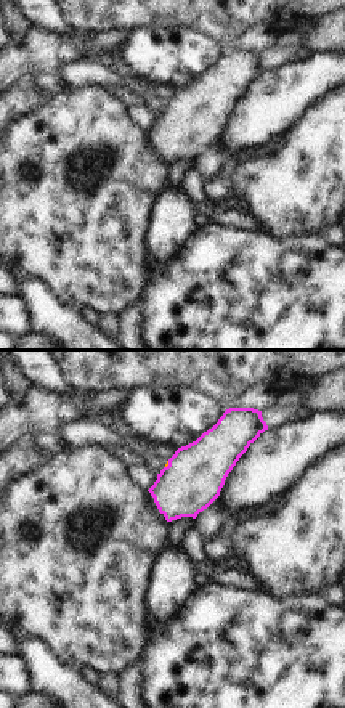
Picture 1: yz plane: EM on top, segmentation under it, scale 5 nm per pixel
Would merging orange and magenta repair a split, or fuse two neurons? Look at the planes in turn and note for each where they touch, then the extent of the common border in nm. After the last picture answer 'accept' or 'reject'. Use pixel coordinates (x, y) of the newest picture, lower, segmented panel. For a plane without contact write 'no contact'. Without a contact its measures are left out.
meets orange at (167, 464); contact 40 nm long

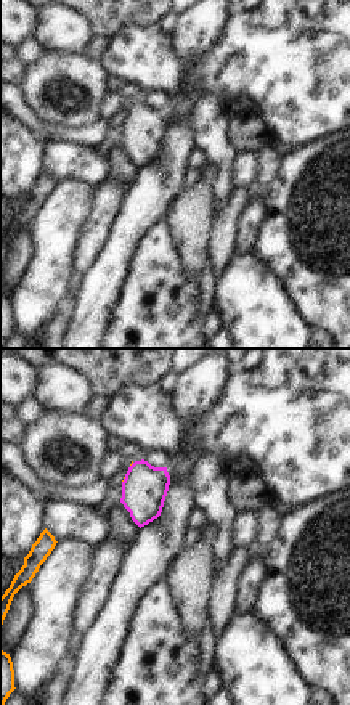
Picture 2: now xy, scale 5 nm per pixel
no contact

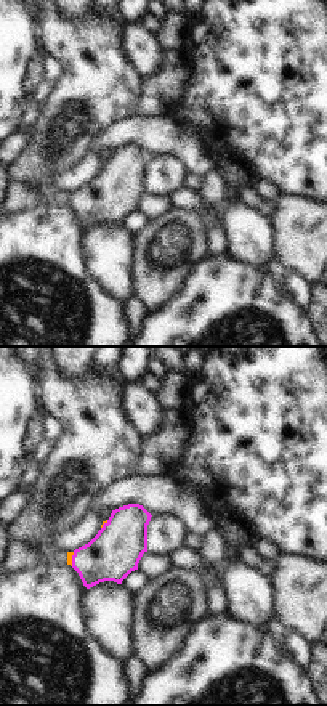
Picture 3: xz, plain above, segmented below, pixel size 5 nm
meets orange at (71, 559); contact 70 nm long

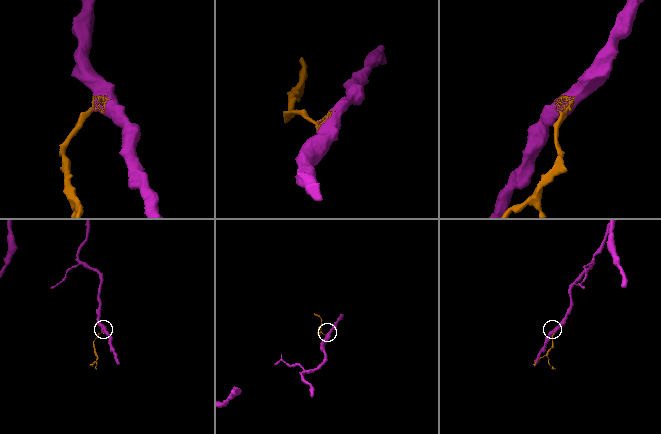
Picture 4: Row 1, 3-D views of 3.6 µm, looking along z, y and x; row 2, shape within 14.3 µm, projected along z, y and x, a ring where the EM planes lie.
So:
accept

